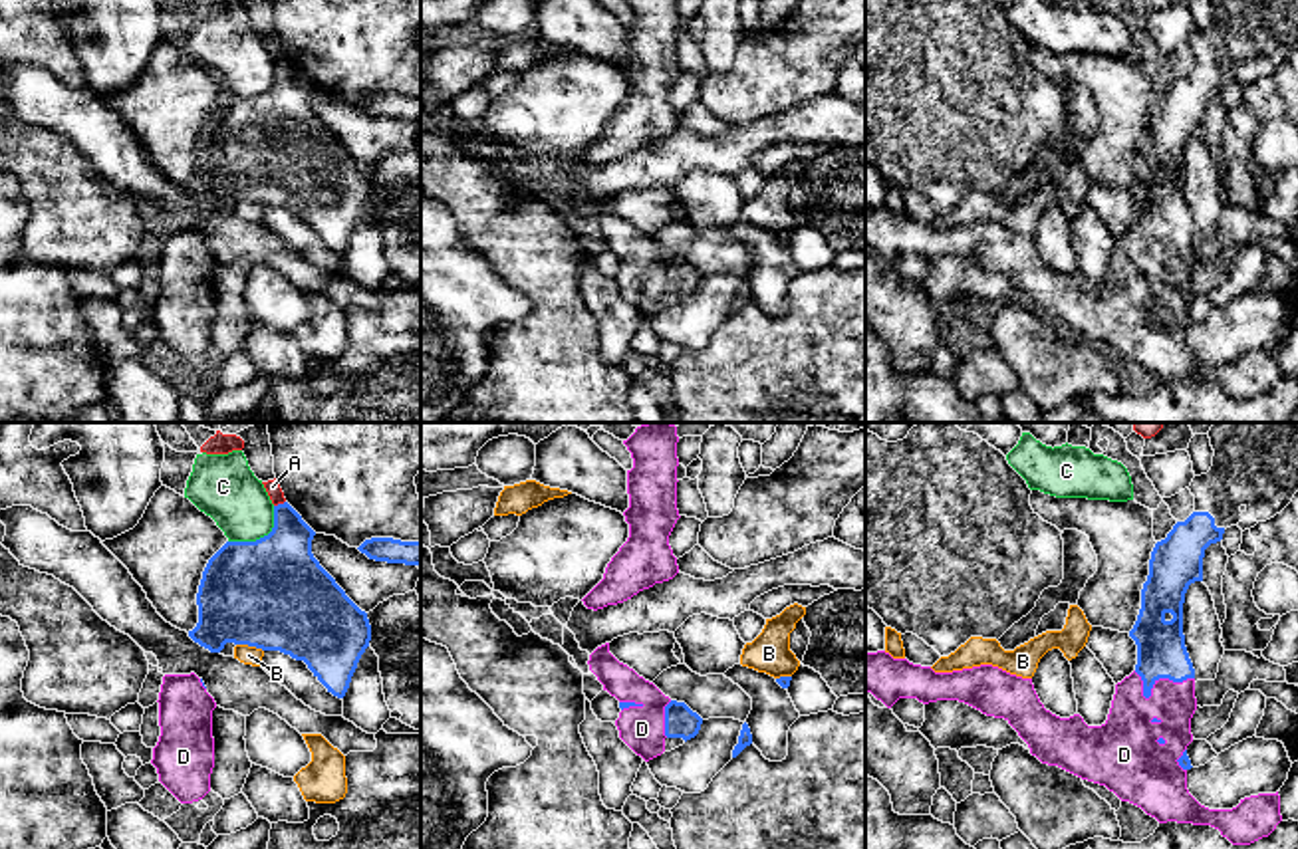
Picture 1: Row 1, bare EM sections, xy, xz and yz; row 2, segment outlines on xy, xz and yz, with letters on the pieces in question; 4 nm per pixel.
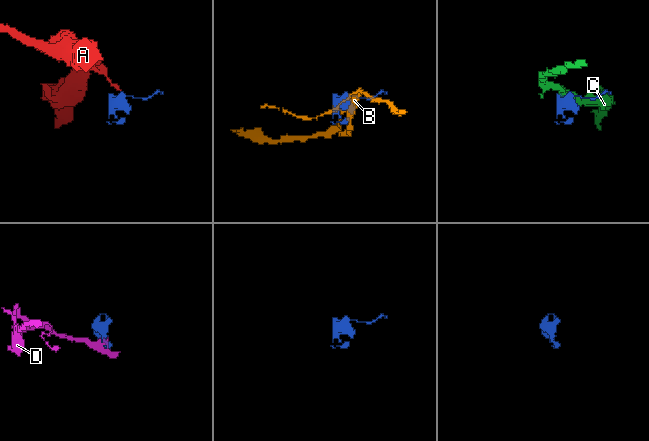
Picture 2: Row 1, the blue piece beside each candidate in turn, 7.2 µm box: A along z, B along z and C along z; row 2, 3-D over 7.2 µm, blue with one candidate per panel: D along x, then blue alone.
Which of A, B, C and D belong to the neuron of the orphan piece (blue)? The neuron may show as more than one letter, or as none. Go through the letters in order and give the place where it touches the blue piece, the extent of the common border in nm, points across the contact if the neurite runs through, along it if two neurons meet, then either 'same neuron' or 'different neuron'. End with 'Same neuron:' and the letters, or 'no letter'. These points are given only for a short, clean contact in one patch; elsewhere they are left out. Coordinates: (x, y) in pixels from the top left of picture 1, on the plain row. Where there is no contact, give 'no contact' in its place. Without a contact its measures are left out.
A: xy (278, 60) | 50 nm | along xy (284, 56), (274, 62) | different neuron
B: xy (251, 201) | 120 nm | different neuron
C: xy (260, 94) | 240 nm | different neuron
D: yz (1154, 239) | 260 nm | same neuron
Same neuron: D

